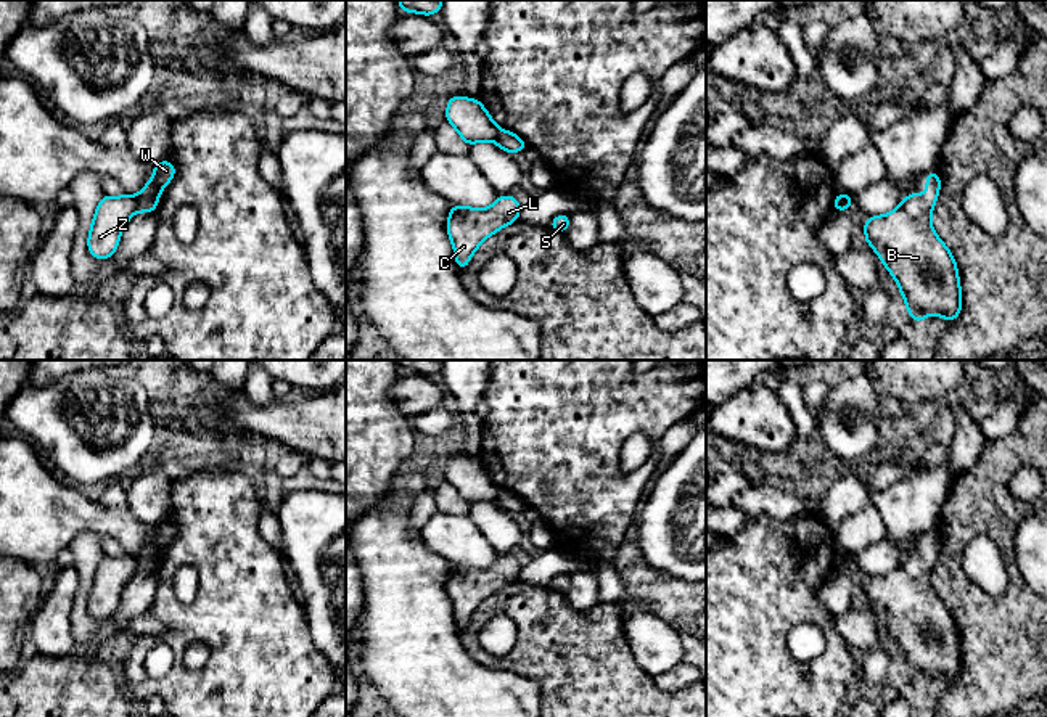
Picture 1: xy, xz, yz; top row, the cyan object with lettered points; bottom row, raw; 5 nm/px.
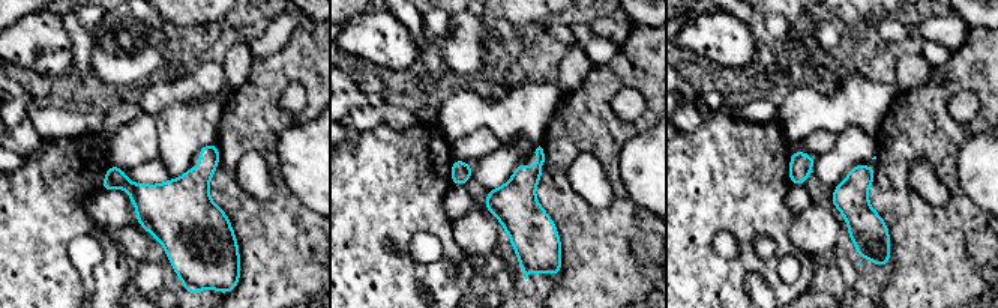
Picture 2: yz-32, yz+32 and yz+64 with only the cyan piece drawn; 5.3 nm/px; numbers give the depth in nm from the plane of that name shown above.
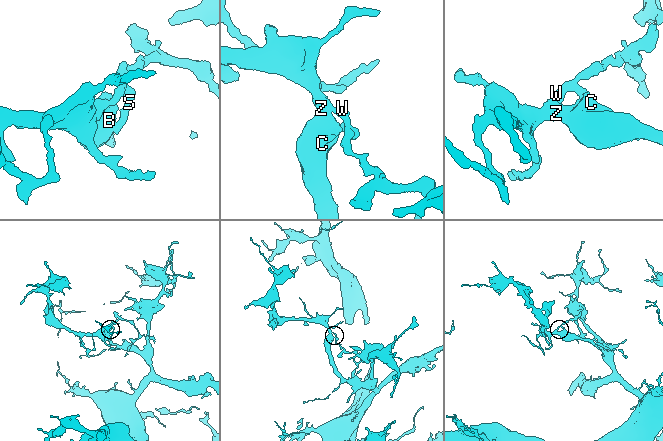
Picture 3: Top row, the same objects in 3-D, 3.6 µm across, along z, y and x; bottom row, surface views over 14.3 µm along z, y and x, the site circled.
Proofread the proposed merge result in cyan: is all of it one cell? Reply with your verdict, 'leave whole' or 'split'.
split

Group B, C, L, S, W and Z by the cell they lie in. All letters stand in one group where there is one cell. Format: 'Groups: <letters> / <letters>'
Groups: B C L Z / S W

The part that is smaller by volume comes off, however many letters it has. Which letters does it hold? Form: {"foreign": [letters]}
{"foreign": ["S", "W"]}

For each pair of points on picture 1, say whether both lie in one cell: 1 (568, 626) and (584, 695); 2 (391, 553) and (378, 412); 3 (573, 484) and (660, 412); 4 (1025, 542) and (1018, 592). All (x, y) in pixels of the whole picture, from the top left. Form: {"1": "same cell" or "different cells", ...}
{"1": "same cell", "2": "different cells", "3": "same cell", "4": "different cells"}

